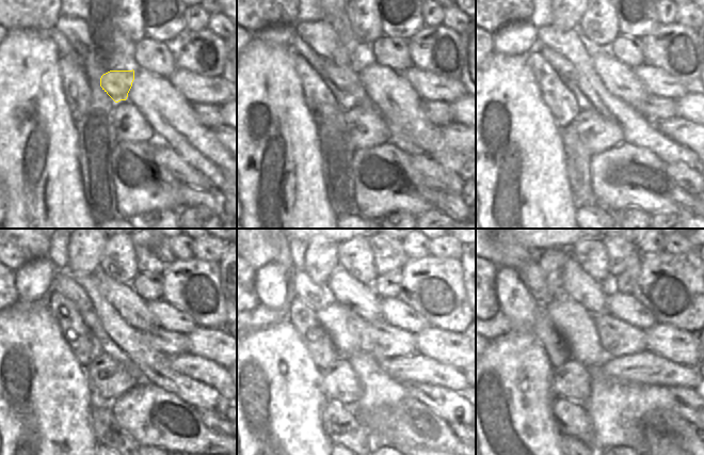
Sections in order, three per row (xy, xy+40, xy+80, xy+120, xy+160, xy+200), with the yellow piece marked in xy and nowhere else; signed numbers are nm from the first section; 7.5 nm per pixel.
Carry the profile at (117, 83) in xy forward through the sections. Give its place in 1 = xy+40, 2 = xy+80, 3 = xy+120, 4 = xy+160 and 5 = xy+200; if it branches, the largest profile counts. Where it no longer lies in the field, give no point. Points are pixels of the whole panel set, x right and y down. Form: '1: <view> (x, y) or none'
1: xy+40 (346, 79)
2: xy+80 (560, 64)
3: xy+120 (64, 284)
4: xy+160 (317, 297)
5: xy+200 (530, 273)

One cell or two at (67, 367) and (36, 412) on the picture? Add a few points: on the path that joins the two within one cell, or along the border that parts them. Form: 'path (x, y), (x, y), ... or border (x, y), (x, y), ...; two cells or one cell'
path (57, 378), (38, 396), (38, 402); one cell

